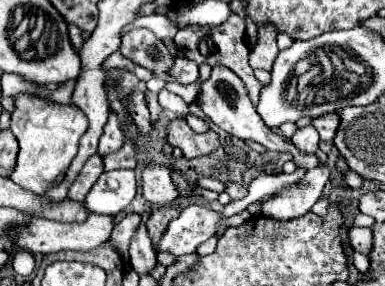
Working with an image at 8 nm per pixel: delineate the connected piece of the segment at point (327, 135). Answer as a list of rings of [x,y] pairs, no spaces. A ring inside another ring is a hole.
[[[330,112],[330,114],[324,114],[324,116],[318,116],[312,120],[312,126],[316,128],[316,132],[320,134],[320,140],[332,140],[334,134],[336,134],[336,128],[338,128],[338,114],[336,112]]]

